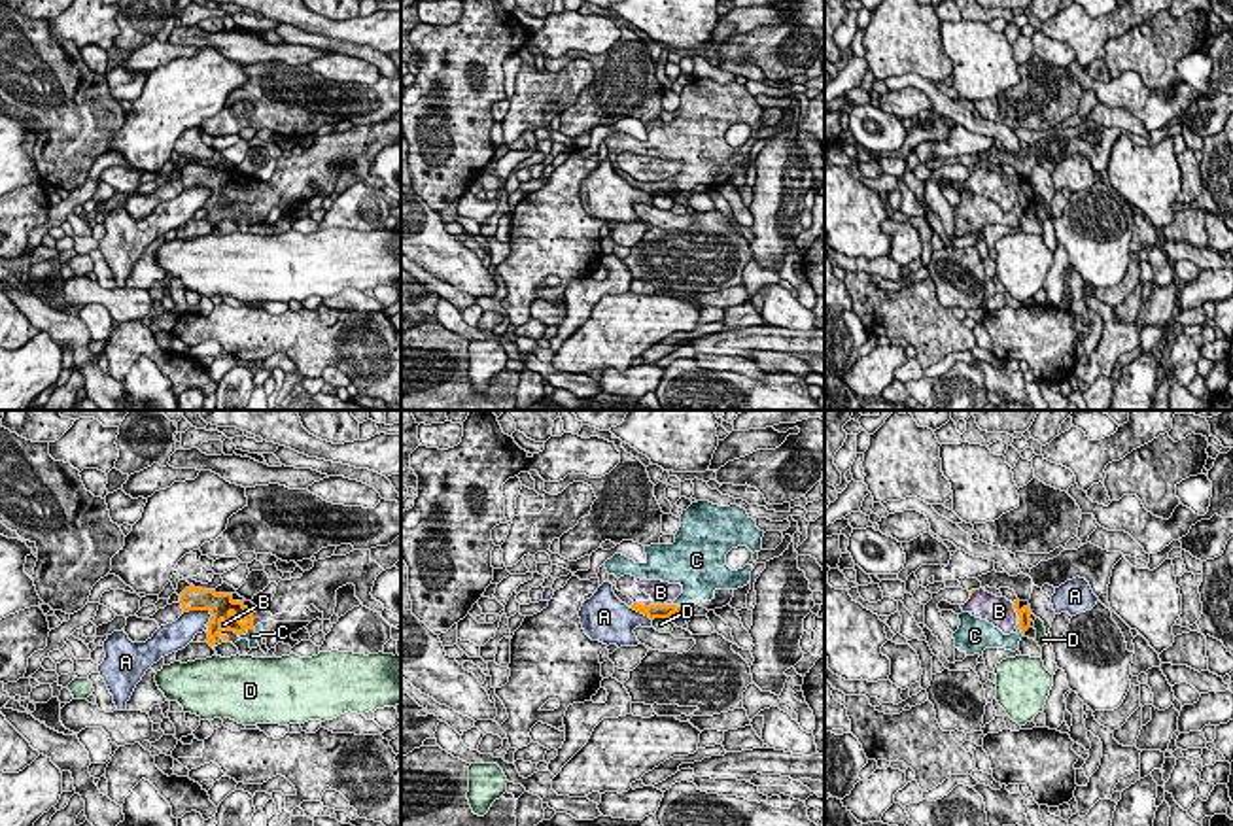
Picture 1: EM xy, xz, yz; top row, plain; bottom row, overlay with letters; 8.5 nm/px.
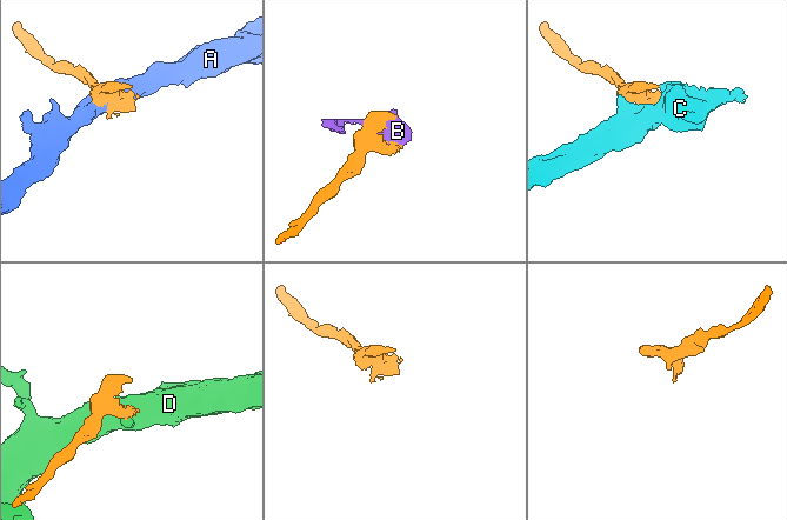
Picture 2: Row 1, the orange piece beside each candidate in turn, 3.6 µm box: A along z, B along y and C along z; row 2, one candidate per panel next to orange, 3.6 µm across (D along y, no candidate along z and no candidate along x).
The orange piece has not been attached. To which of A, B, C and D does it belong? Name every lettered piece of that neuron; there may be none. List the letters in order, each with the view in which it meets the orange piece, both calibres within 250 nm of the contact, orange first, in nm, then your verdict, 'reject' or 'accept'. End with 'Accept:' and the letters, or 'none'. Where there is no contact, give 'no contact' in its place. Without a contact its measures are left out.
A: xy | 220/240 nm | reject
B: xz | 130/190 nm | reject
C: xy | 130/120 nm | accept
D: xz | 130/130 nm | reject
Accept: C

